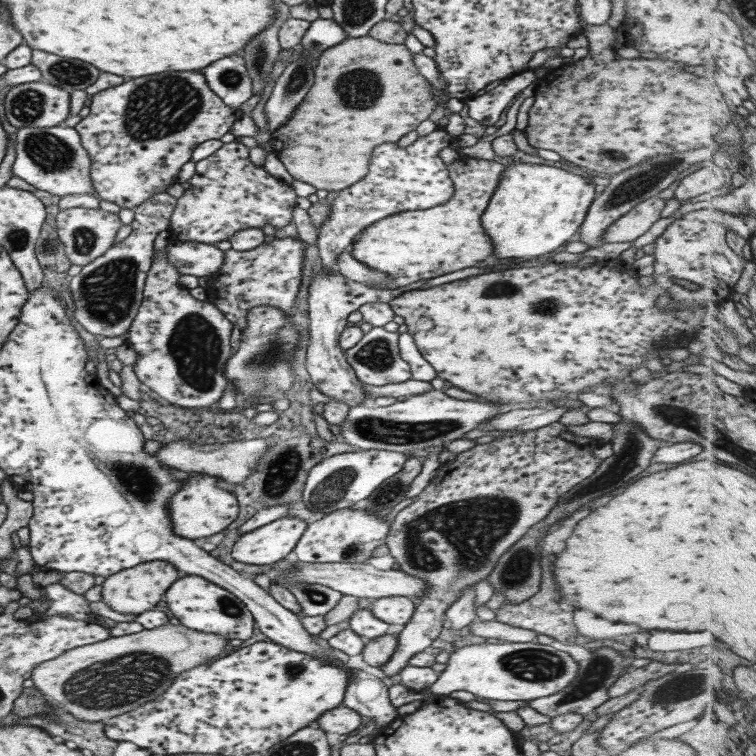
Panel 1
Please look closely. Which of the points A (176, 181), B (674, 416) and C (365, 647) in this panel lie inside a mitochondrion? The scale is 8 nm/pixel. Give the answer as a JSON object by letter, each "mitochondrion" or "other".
{"A":"other","B":"mitochondrion","C":"other"}

